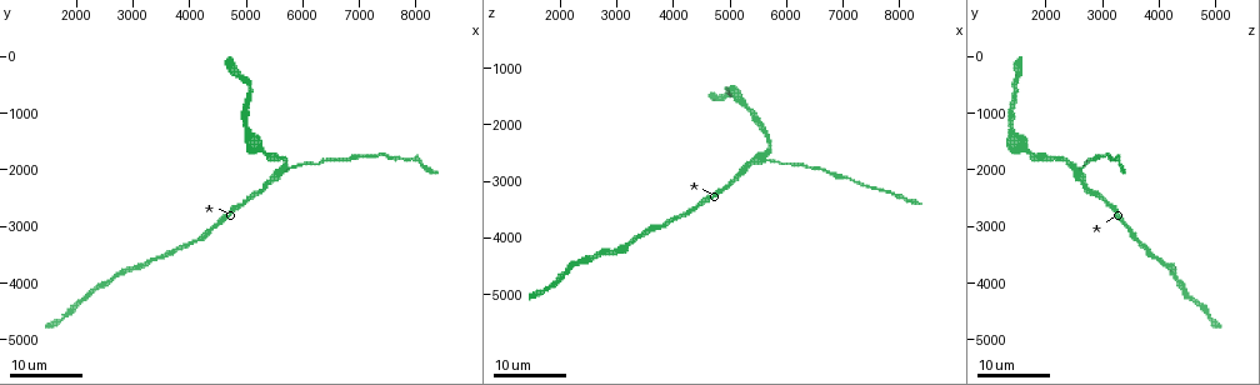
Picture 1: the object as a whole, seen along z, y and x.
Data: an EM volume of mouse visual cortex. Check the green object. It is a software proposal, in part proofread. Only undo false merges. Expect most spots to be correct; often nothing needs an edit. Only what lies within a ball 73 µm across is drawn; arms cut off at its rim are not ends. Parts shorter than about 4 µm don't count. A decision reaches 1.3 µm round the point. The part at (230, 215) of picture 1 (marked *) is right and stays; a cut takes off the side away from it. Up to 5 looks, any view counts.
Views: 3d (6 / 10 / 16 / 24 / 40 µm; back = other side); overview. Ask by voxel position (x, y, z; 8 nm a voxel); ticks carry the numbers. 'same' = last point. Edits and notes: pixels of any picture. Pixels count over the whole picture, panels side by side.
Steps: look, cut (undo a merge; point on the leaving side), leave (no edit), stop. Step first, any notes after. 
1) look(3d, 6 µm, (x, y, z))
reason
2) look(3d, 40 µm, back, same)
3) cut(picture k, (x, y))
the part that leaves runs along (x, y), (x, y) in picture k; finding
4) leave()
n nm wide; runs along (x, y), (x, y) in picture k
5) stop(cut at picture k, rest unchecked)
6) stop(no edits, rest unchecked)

look(3d, 24 µm, (5700, 2000, 2650))

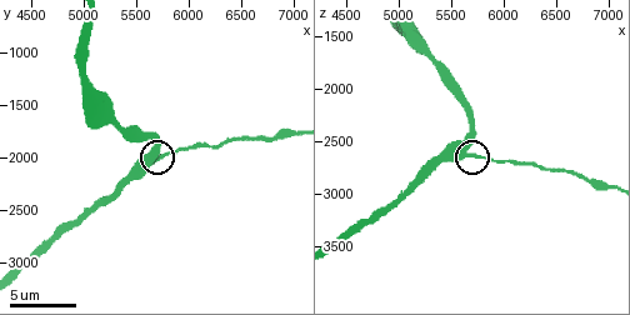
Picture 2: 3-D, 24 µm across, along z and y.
look(3d, 6 µm, same)

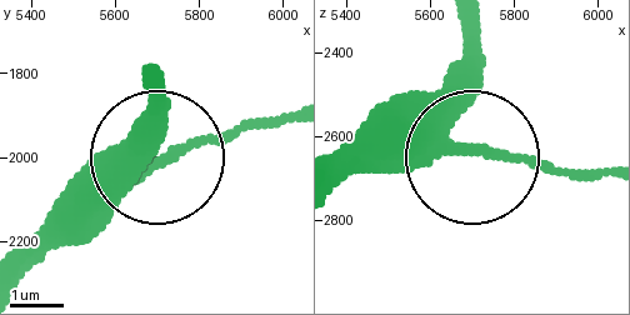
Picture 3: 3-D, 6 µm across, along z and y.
leave()
one cell here

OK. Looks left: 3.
look(3d, 24 µm, (7750, 1850, 3200))
a narrow waist

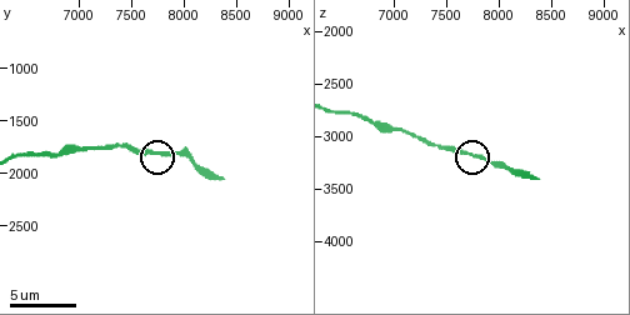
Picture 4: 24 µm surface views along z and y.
look(3d, 6 µm, (7760, 1800, 3160))

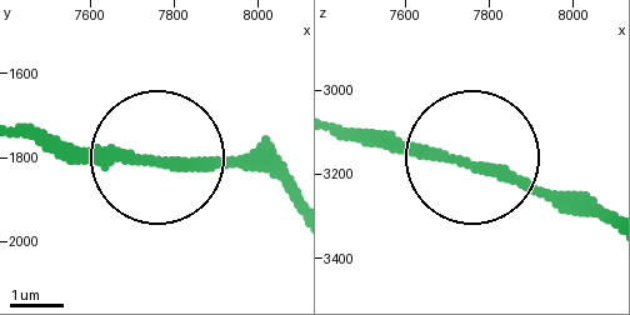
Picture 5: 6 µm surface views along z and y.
leave()
200 nm wide; runs along (26, 138), (108, 160), (278, 160) in picture 5; all the same cell

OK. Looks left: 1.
stop(no edits, rest unchecked)

